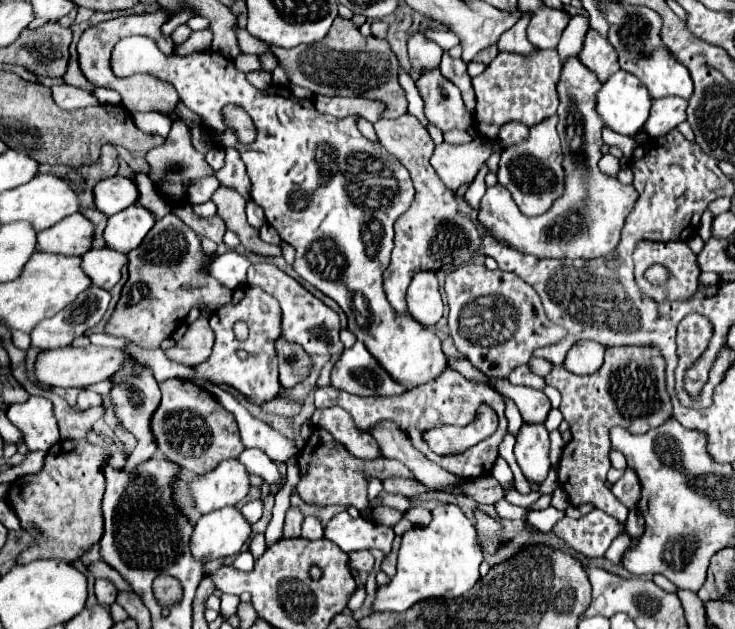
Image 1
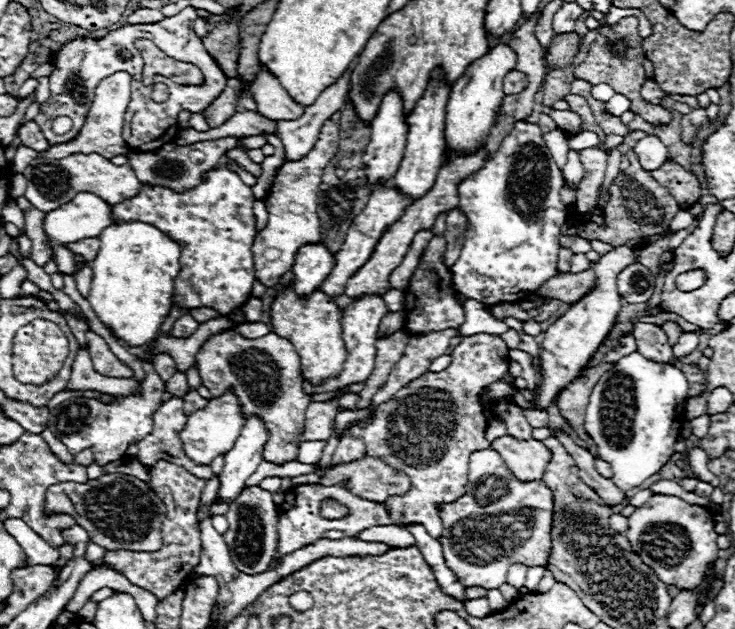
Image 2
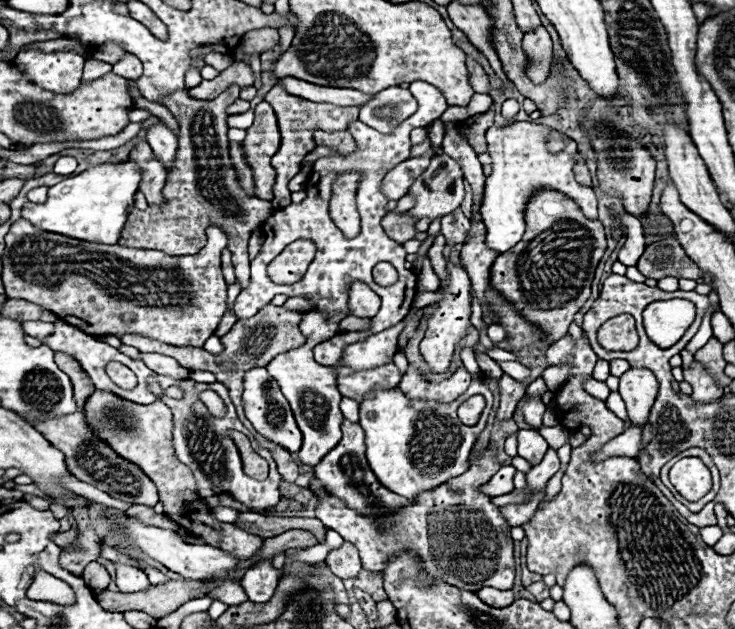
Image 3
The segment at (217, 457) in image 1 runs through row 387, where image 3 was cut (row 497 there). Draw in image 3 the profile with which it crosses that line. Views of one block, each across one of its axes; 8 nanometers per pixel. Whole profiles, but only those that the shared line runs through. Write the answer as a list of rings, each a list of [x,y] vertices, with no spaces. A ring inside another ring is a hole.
[[[94,392],[92,398],[88,398],[86,404],[86,420],[88,426],[104,440],[108,442],[120,456],[126,460],[132,460],[134,464],[140,464],[144,472],[152,478],[152,482],[158,488],[158,494],[164,502],[164,514],[184,526],[188,534],[202,536],[208,544],[222,548],[230,556],[242,560],[244,556],[250,556],[260,548],[264,538],[252,536],[234,524],[224,524],[214,520],[210,514],[210,508],[202,502],[202,498],[196,496],[194,490],[194,478],[190,474],[190,468],[180,464],[172,452],[172,428],[174,428],[174,418],[172,410],[166,404],[132,404],[128,400],[120,400],[118,396],[112,396],[108,392]]]

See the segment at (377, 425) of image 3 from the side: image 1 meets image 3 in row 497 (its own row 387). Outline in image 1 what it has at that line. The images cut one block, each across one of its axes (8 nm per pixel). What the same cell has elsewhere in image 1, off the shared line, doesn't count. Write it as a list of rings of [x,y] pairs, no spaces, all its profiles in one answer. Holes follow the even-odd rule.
[[[142,36],[124,38],[116,44],[116,48],[112,50],[112,70],[116,76],[146,72],[172,82],[180,100],[202,118],[202,126],[206,128],[206,132],[218,134],[218,144],[222,148],[236,148],[240,152],[252,180],[252,200],[264,210],[268,224],[272,224],[280,232],[282,240],[296,248],[296,260],[292,264],[294,270],[312,286],[316,286],[322,294],[330,296],[344,310],[344,314],[348,316],[348,330],[354,332],[356,340],[366,344],[368,352],[392,376],[392,380],[396,380],[406,390],[412,390],[424,382],[434,380],[448,368],[448,358],[442,352],[440,338],[432,330],[418,324],[410,314],[398,314],[390,306],[382,290],[382,272],[390,262],[390,252],[394,246],[392,226],[396,218],[410,208],[414,200],[414,186],[408,170],[388,150],[360,134],[360,116],[334,118],[328,114],[320,114],[316,112],[312,100],[300,100],[288,90],[282,92],[274,88],[254,88],[246,80],[244,72],[240,72],[234,62],[220,52],[204,50],[188,56],[166,56],[156,48],[156,44],[152,44],[150,38]],[[226,104],[242,106],[254,120],[258,138],[252,144],[240,144],[236,136],[228,128],[224,128],[222,108]],[[326,154],[336,154],[334,172],[326,170]],[[328,240],[336,244],[336,254],[344,258],[344,264],[332,264],[332,250],[328,248]]]

